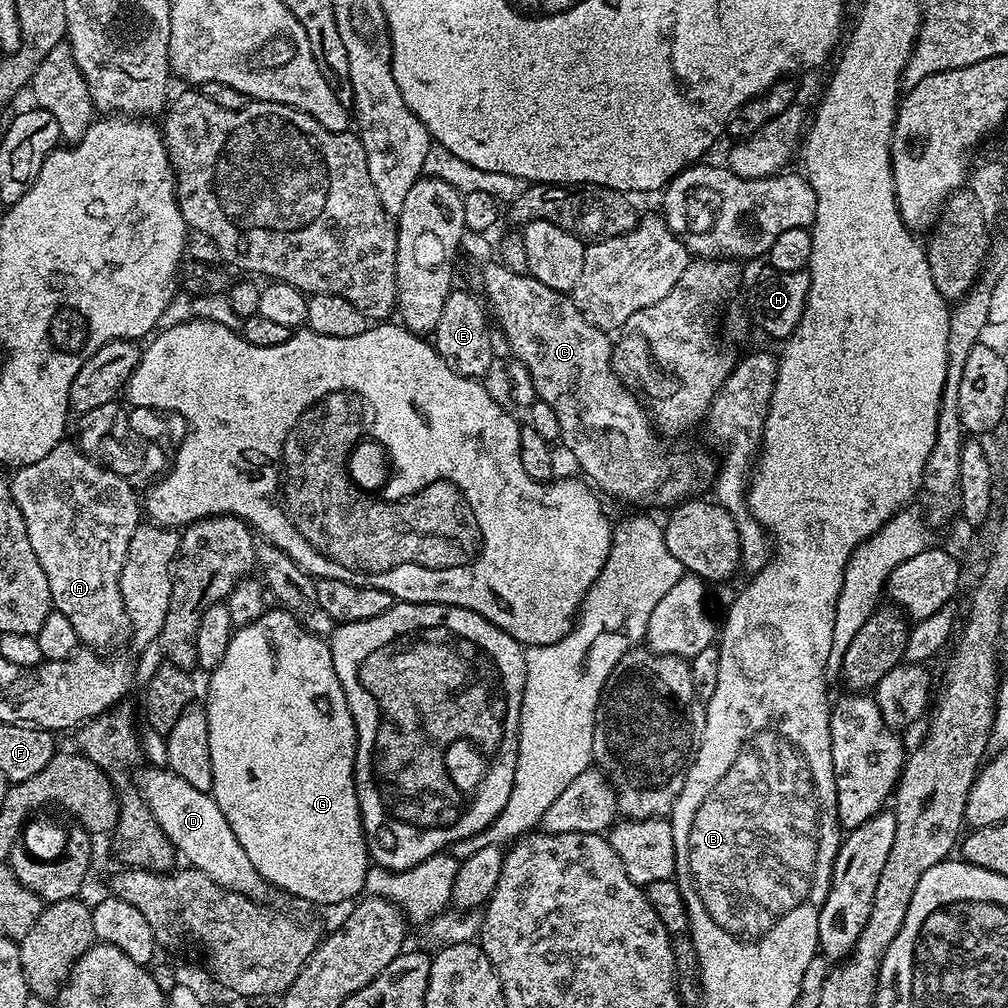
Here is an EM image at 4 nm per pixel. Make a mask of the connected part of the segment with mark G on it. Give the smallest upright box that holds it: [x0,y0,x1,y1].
[206,606,370,904]

